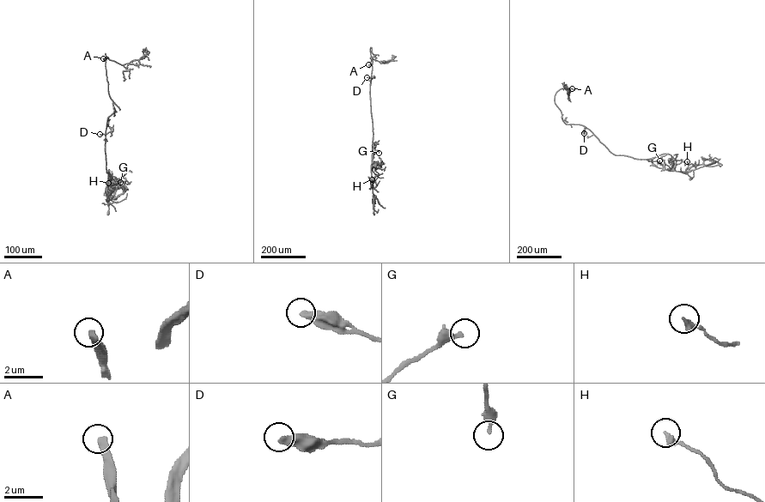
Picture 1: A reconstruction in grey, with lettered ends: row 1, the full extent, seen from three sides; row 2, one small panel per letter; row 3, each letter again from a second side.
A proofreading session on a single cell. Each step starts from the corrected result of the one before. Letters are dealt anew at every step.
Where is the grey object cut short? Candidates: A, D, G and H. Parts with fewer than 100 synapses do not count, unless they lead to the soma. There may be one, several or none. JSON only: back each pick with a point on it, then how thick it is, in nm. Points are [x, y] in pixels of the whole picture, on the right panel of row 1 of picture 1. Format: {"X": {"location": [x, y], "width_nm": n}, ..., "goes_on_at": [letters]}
{"A": {"location": [572, 88], "width_nm": 360}, "goes_on_at": ["A"]}

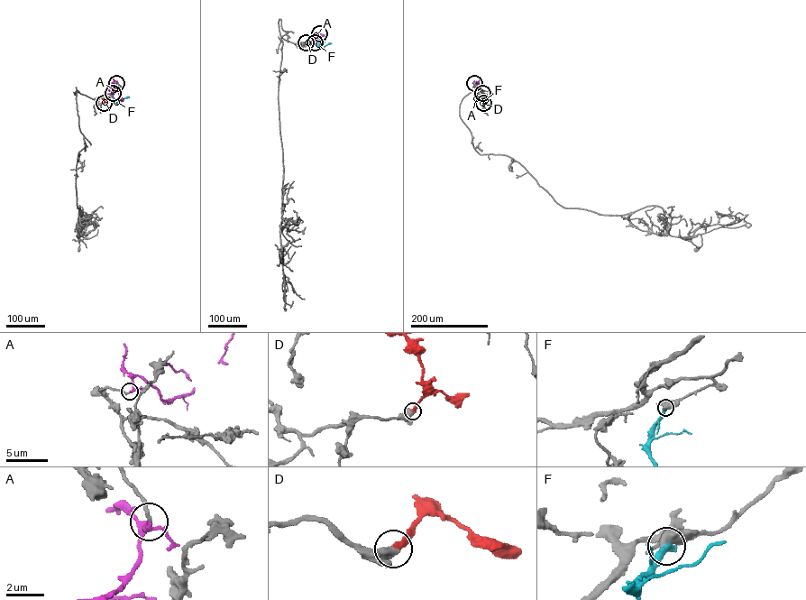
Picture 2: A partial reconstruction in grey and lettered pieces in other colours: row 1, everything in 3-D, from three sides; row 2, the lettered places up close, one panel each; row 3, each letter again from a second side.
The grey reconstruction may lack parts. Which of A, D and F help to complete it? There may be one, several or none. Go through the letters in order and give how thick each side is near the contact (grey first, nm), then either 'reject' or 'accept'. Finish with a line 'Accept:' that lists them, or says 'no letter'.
A: 180 nm thick on the grey side, 150 nm on the other; reject
D: 600 nm thick on the grey side, 280 nm on the other; accept
F: 500 nm thick on the grey side, 440 nm on the other; reject
Accept: D

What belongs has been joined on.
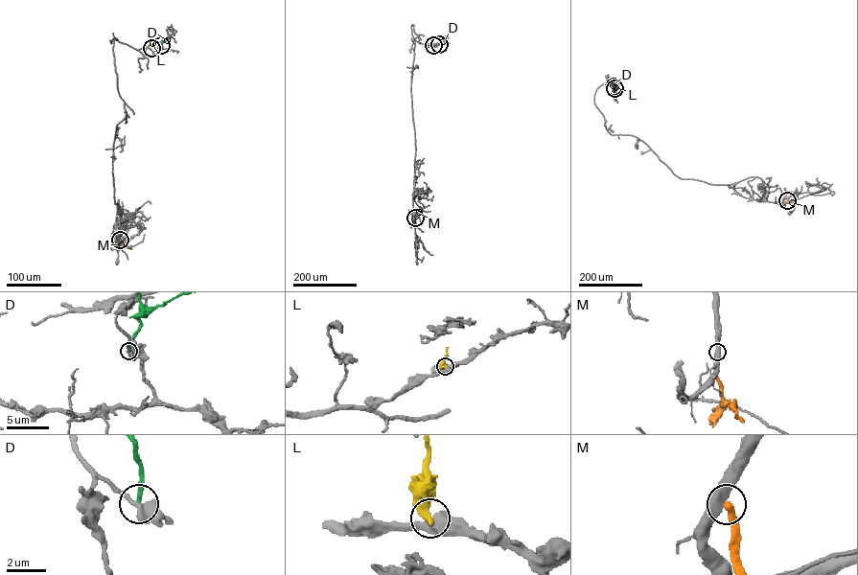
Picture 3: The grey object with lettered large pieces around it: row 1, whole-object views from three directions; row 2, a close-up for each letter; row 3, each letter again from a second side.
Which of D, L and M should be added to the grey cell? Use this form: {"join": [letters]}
{"join": []}

